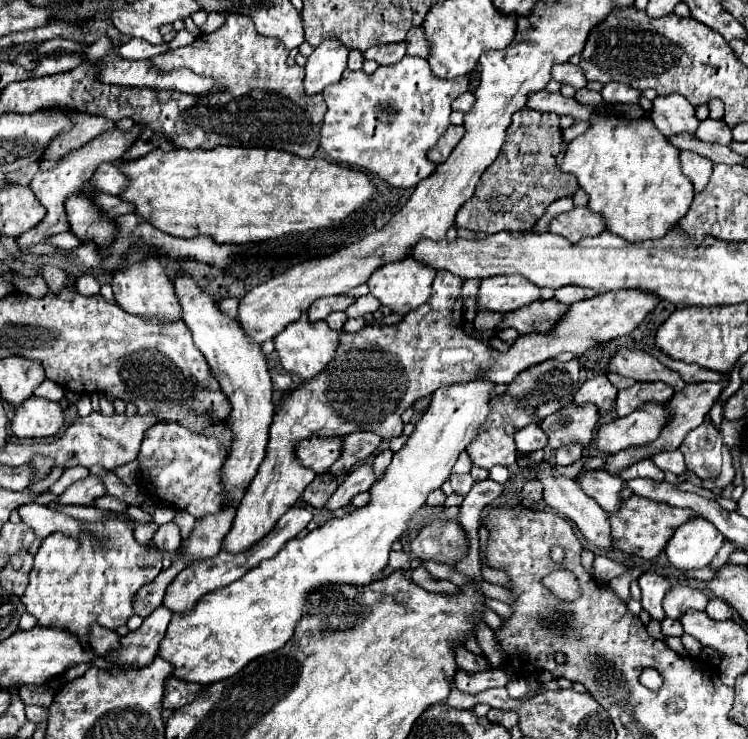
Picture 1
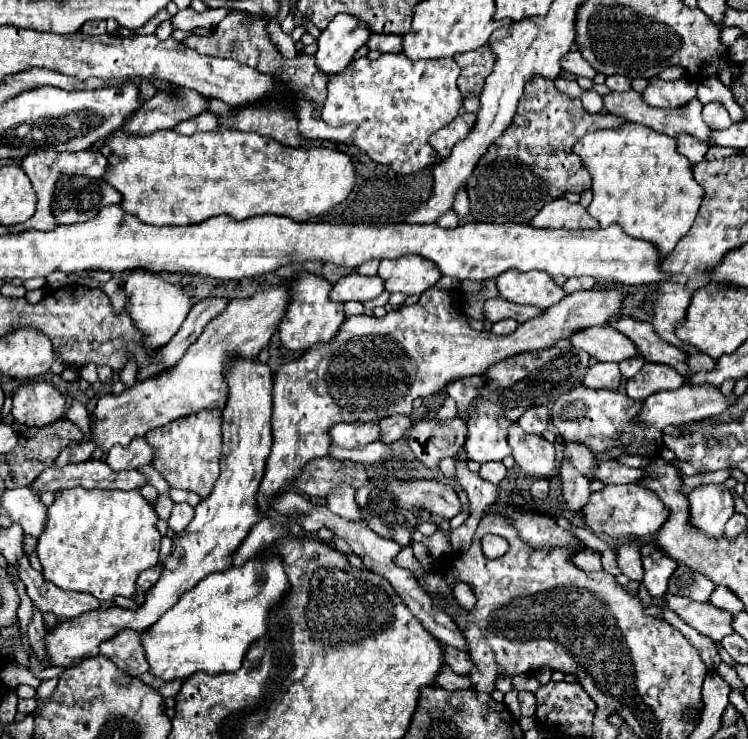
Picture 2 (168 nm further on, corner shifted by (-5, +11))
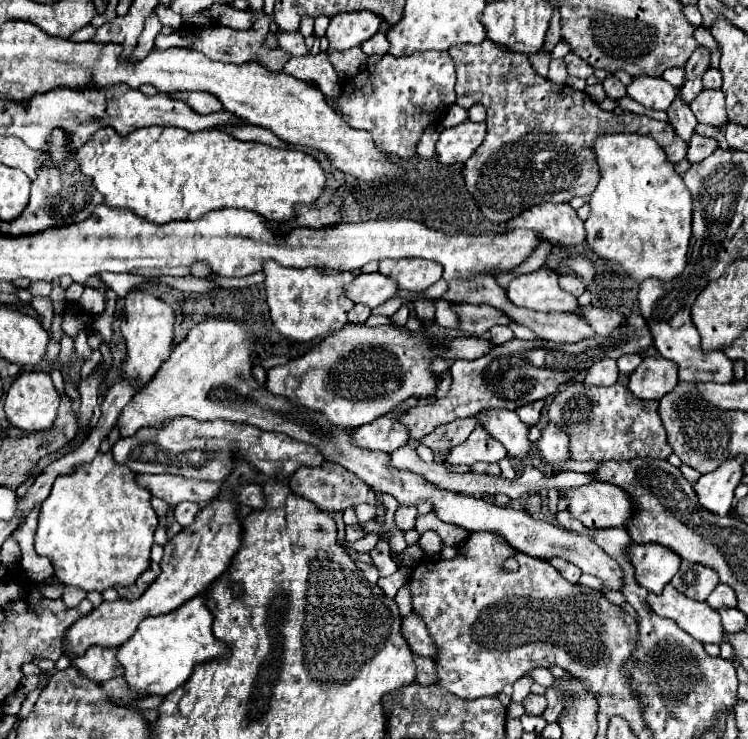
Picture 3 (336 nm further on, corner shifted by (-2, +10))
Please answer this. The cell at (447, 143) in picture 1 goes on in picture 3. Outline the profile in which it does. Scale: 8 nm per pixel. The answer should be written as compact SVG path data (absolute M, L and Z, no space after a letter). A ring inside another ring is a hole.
M463 121L461 125L445 129L437 141L439 161L443 165L455 165L455 163L463 165L483 143L485 133L487 133L485 123L473 123L473 121Z

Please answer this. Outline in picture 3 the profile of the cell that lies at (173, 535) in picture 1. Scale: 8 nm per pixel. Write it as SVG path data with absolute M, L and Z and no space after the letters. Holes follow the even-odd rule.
M179 503L179 505L175 507L175 511L173 511L175 519L177 519L183 527L191 525L197 513L199 513L199 505L197 505L197 503Z

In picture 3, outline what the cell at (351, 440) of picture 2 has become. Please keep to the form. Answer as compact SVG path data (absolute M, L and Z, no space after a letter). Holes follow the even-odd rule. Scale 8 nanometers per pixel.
M387 415L361 425L353 431L353 443L367 449L377 449L385 453L393 453L409 441L409 429L397 419L389 419Z

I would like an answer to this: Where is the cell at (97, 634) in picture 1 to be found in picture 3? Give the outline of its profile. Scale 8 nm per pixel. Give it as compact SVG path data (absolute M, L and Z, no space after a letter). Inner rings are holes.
M65 587L63 591L63 601L67 607L77 607L87 593L83 593L83 589L75 589L75 587Z

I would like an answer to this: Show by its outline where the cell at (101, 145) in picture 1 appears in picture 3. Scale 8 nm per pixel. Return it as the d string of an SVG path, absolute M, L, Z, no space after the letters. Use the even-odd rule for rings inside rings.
M191 91L191 93L173 93L179 95L179 99L183 99L193 111L207 115L207 113L215 113L221 111L223 105L219 105L217 97L211 97L211 93L199 93L199 91Z

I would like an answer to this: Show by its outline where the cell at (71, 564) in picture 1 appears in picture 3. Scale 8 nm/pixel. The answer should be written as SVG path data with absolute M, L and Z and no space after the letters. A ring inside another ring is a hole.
M111 451L97 453L91 463L81 465L73 473L59 475L55 479L51 495L39 511L35 549L39 555L51 559L55 567L55 577L63 585L81 587L85 591L103 591L115 585L129 587L149 567L153 533L157 529L157 523L157 515L151 507L151 493L137 483L137 475L131 469L115 463Z

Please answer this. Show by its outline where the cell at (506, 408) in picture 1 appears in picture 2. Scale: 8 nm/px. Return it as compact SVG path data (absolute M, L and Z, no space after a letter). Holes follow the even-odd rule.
M484 398L476 400L474 412L468 420L468 436L464 444L468 460L484 464L510 456L508 428L512 420L502 414L504 410L506 408L498 402L490 402Z

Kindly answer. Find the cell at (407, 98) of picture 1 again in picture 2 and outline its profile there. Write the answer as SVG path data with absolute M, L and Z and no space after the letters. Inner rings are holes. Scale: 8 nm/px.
M404 52L382 54L374 62L370 62L368 58L358 58L352 60L344 72L330 76L328 98L322 108L322 120L332 126L354 124L356 130L352 142L356 148L366 152L374 162L380 162L398 174L414 174L430 168L438 156L434 154L434 148L428 144L428 138L458 116L458 108L462 106L458 76L460 76L460 66L456 64L454 58L410 60Z

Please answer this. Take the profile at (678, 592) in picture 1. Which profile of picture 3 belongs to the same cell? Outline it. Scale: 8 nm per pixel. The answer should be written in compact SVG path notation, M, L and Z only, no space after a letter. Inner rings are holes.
M683 561L677 575L671 579L671 585L689 599L705 601L719 585L719 575L707 565L691 565L689 561Z

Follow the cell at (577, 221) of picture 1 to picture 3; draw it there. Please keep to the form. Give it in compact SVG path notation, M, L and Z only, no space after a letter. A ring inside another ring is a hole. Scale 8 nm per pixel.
M542 203L507 221L507 229L537 231L543 241L575 247L585 241L585 227L569 203Z

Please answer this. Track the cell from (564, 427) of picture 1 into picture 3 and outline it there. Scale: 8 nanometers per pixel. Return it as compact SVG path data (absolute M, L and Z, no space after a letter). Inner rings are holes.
M573 383L553 395L549 419L569 435L569 451L575 461L627 461L638 457L667 459L673 451L667 443L667 433L663 431L657 407L659 401L643 401L621 383L611 387Z

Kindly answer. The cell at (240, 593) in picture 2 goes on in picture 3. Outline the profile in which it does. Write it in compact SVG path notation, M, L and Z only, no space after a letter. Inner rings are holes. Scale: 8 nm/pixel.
M203 595L189 599L179 609L167 615L149 617L141 621L135 635L121 647L117 647L117 659L123 667L123 679L127 681L129 691L135 697L165 697L191 677L195 665L213 657L227 655L229 649L227 645L223 645L223 641L217 641L213 637L211 623L213 615L205 605Z

